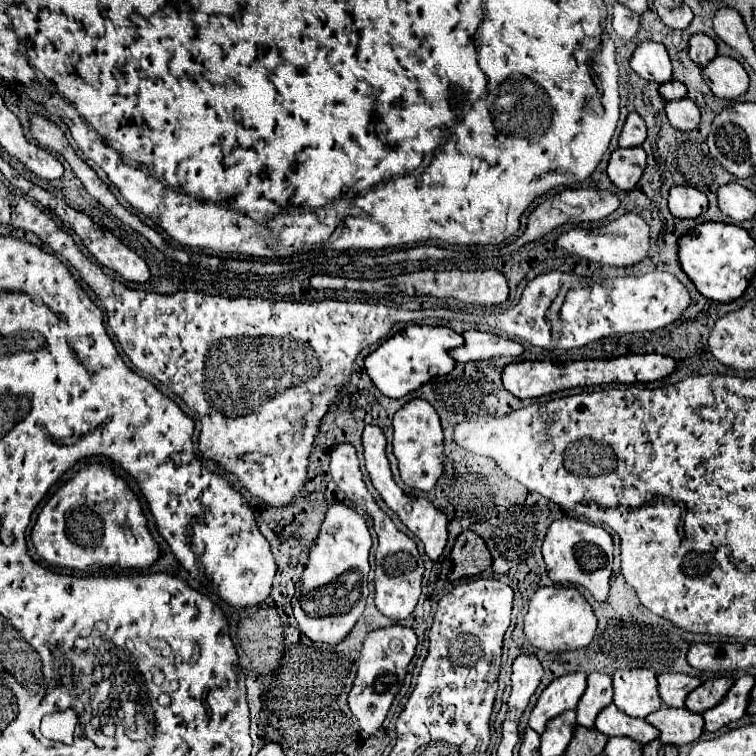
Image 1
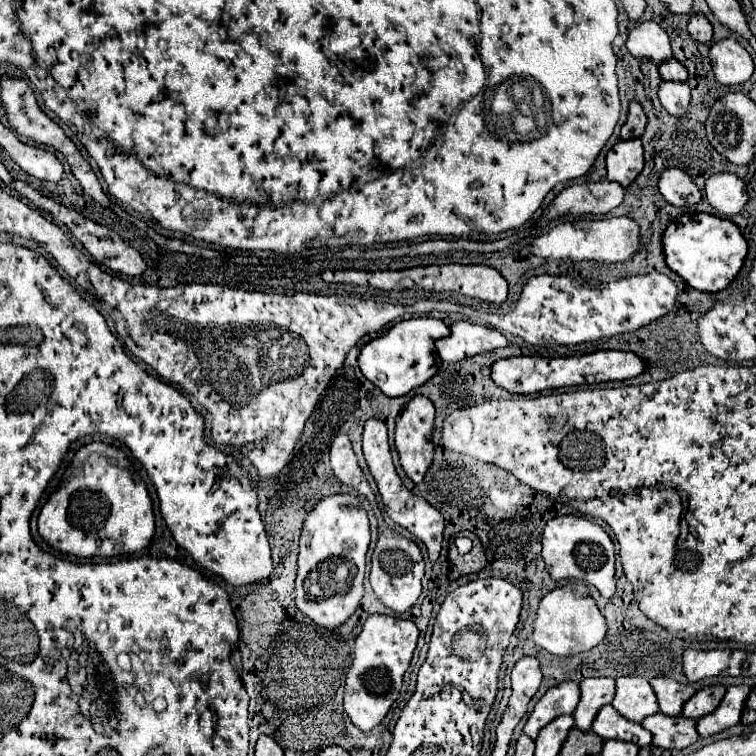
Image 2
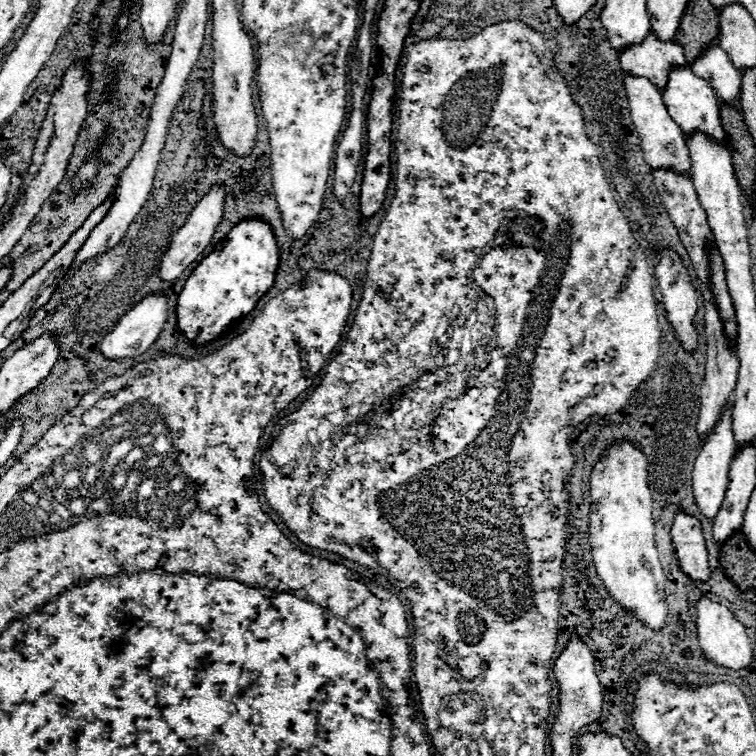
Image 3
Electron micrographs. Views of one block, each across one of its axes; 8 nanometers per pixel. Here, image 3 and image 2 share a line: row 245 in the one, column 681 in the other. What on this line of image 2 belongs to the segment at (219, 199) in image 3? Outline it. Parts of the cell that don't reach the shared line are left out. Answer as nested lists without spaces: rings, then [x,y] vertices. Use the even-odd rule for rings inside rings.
[[[680,168],[664,170],[658,188],[666,202],[676,208],[694,208],[702,200],[702,192],[694,184],[694,180]]]

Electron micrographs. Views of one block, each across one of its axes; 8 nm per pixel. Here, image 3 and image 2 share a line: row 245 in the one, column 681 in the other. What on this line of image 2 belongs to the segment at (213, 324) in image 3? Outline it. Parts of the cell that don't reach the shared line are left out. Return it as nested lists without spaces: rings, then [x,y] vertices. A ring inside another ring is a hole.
[[[692,214],[682,216],[680,220],[672,222],[664,232],[664,254],[666,264],[682,276],[688,286],[694,286],[702,292],[720,292],[730,286],[730,282],[738,276],[748,256],[748,244],[742,236],[742,230],[726,220],[712,214]]]

